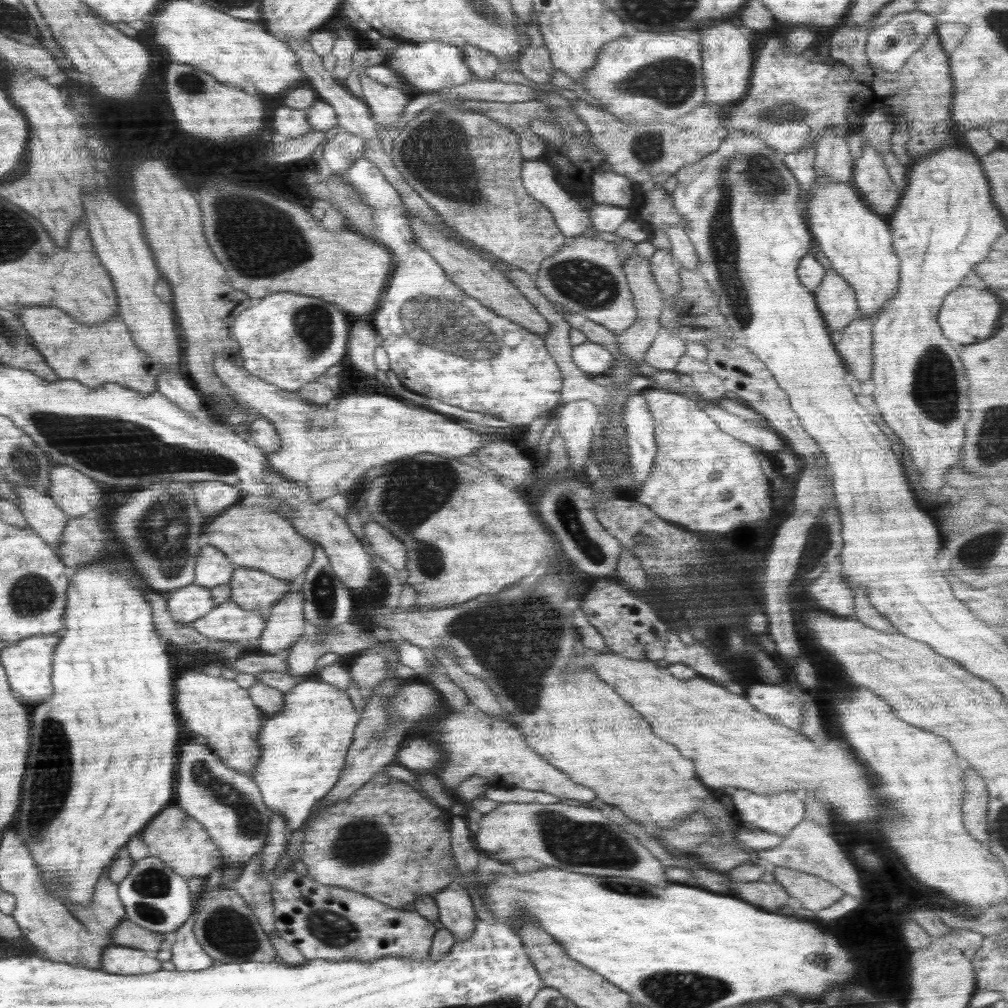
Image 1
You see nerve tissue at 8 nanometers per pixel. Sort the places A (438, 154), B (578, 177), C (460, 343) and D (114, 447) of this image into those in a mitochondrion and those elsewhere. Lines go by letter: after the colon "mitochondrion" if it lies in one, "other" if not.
A: mitochondrion
B: other
C: mitochondrion
D: mitochondrion

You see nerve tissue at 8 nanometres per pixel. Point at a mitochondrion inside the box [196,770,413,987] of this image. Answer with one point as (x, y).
(361, 841)

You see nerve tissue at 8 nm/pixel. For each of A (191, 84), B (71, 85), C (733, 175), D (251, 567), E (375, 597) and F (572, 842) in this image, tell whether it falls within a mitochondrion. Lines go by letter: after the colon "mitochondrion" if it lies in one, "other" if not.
A: mitochondrion
B: other
C: mitochondrion
D: other
E: other
F: mitochondrion

